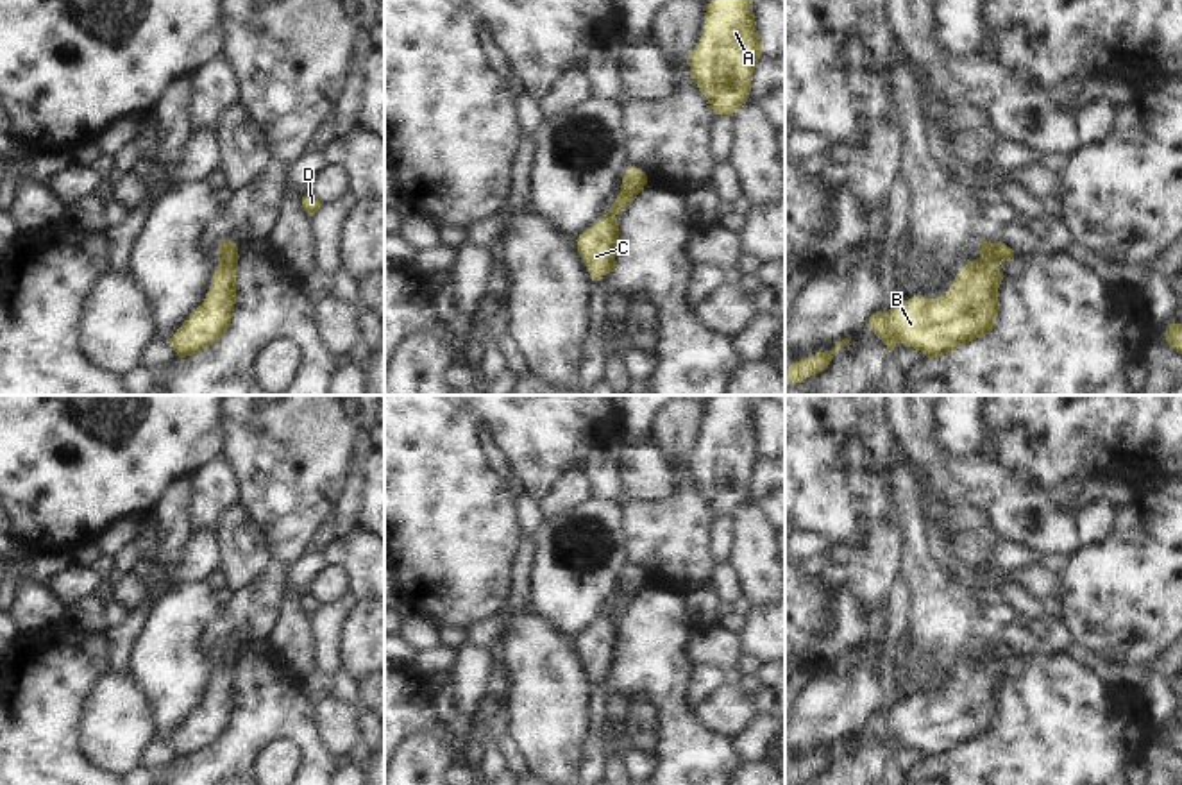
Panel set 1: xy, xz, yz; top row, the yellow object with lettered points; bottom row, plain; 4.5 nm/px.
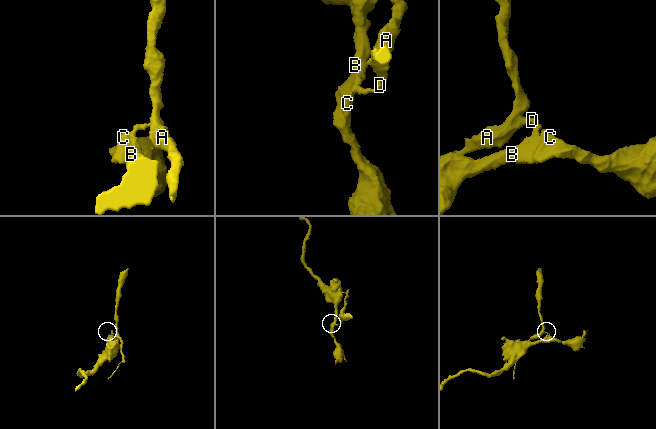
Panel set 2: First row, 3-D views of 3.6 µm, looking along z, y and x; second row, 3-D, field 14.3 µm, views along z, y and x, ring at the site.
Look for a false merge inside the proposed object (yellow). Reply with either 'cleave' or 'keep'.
cleave

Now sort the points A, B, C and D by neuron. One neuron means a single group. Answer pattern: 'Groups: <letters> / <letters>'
Groups: A D / B C

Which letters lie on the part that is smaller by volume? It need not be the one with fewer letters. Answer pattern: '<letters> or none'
A, D

